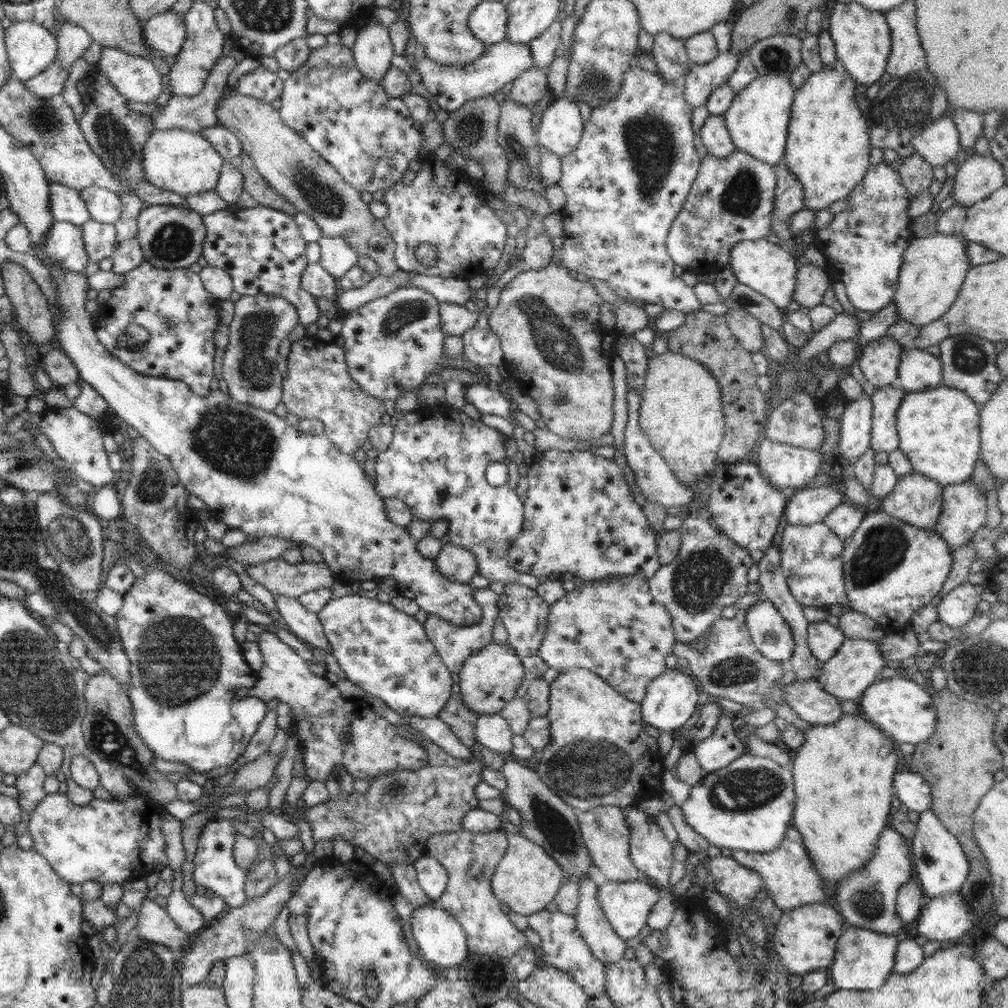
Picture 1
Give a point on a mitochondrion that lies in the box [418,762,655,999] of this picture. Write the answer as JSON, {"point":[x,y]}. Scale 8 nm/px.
{"point":[561,838]}

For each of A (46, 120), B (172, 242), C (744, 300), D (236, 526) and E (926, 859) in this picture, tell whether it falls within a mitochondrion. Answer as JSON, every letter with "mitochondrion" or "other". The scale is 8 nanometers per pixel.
{"A":"mitochondrion","B":"mitochondrion","C":"mitochondrion","D":"other","E":"other"}

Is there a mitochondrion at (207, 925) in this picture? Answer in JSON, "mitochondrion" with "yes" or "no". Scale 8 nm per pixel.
{"mitochondrion":"no"}

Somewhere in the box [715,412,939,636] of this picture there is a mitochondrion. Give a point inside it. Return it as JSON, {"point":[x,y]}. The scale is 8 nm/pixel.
{"point":[884,546]}

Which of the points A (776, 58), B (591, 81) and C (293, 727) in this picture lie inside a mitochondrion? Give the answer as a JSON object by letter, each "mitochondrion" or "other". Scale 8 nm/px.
{"A":"mitochondrion","B":"mitochondrion","C":"other"}

